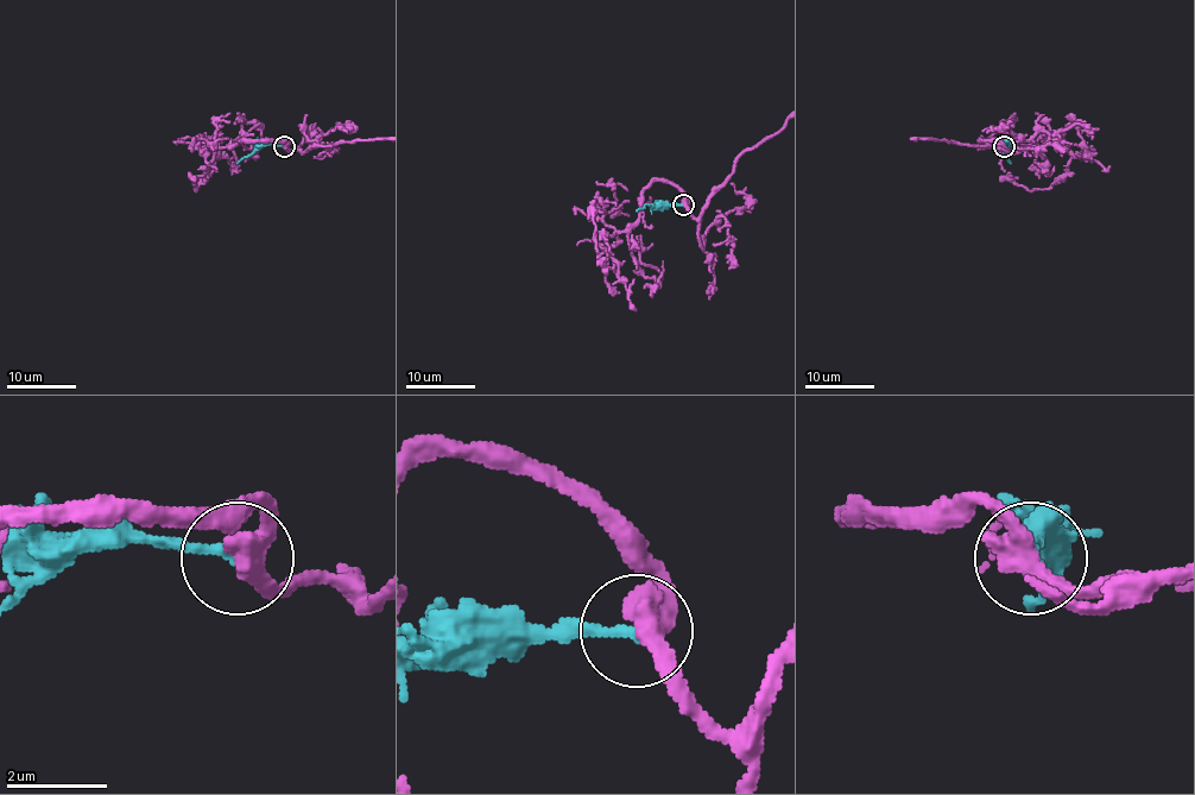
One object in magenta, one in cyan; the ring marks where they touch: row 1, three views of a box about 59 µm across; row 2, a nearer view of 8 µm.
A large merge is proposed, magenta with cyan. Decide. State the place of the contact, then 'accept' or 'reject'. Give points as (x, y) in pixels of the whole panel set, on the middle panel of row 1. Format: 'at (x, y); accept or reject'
at (683, 204); reject

